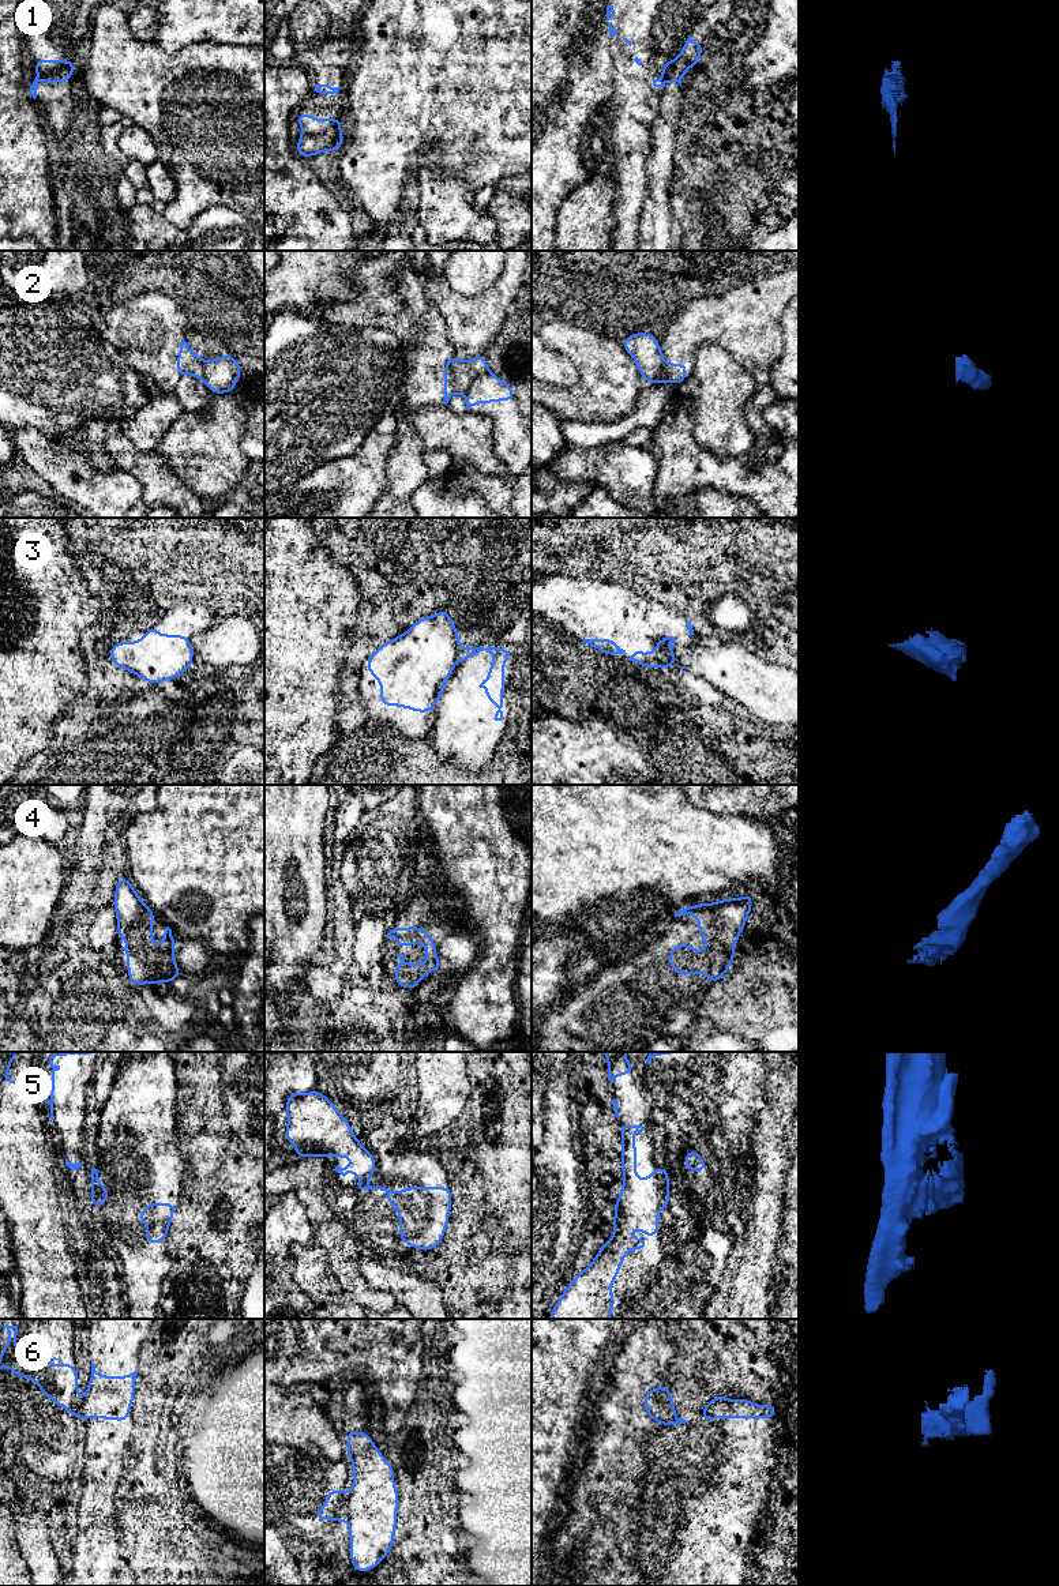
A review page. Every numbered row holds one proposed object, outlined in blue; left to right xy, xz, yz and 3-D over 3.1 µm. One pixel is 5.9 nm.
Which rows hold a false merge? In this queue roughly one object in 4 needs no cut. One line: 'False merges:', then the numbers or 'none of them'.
False merges: 1, 2, 3, 5, 6

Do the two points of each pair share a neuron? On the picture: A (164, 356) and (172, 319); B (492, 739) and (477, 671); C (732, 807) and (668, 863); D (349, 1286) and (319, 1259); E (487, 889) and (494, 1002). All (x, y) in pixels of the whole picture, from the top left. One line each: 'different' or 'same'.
A: same
B: same
C: different
D: different
E: same

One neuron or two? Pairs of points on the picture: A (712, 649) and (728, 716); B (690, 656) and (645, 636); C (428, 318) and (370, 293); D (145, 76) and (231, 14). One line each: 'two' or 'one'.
A: one
B: two
C: one
D: two

